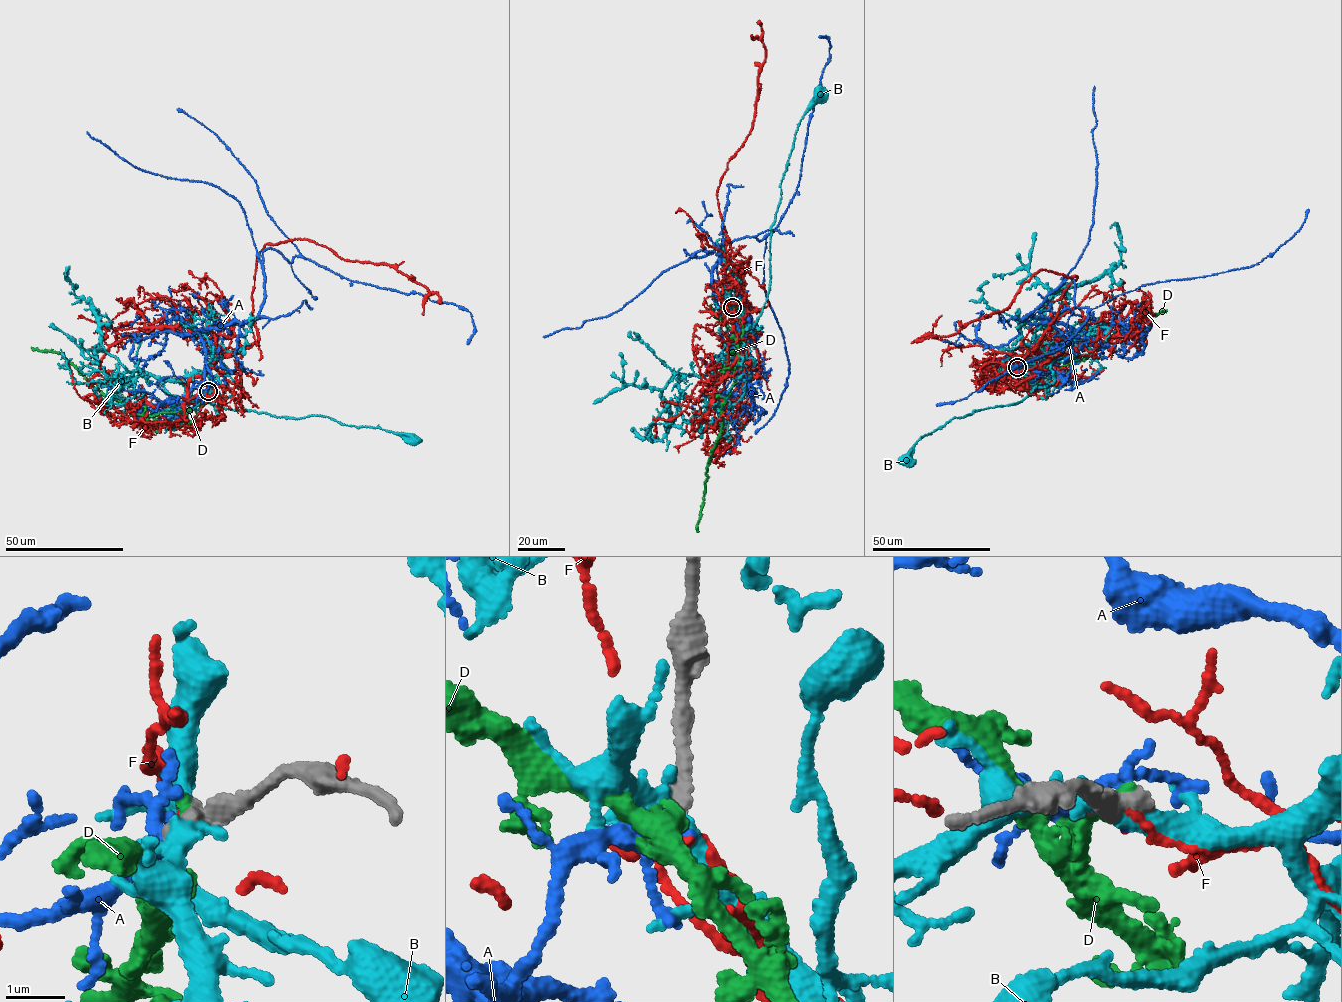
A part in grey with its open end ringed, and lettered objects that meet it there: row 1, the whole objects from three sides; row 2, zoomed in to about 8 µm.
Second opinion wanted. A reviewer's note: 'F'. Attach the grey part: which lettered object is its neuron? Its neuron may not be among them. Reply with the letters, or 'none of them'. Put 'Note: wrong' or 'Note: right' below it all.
D
Note: wrong

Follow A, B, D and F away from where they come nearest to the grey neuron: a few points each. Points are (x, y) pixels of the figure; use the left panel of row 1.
A: (208, 391), (198, 392), (199, 331), (259, 312), (264, 250), (290, 263), (300, 253), (224, 144), (177, 108)
B: (208, 391), (211, 378), (206, 374), (160, 378), (171, 394), (192, 401), (276, 417), (326, 417), (412, 440)
D: (208, 391), (199, 404), (178, 412), (135, 415), (95, 387), (57, 352), (31, 348)
F: (209, 390), (218, 359), (257, 341), (266, 244), (389, 265), (428, 289), (423, 315)

